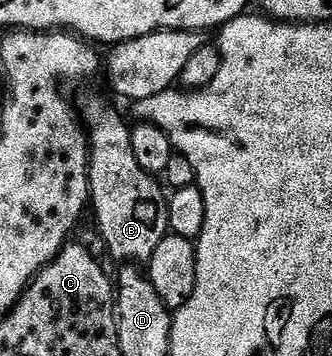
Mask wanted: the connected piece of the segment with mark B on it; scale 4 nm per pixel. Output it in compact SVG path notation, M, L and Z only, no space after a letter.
M90 94L80 106L80 117L90 140L90 201L98 230L110 254L122 264L149 263L152 252L170 230L168 194L155 175L144 172L132 152L131 127L122 114L98 94Z

